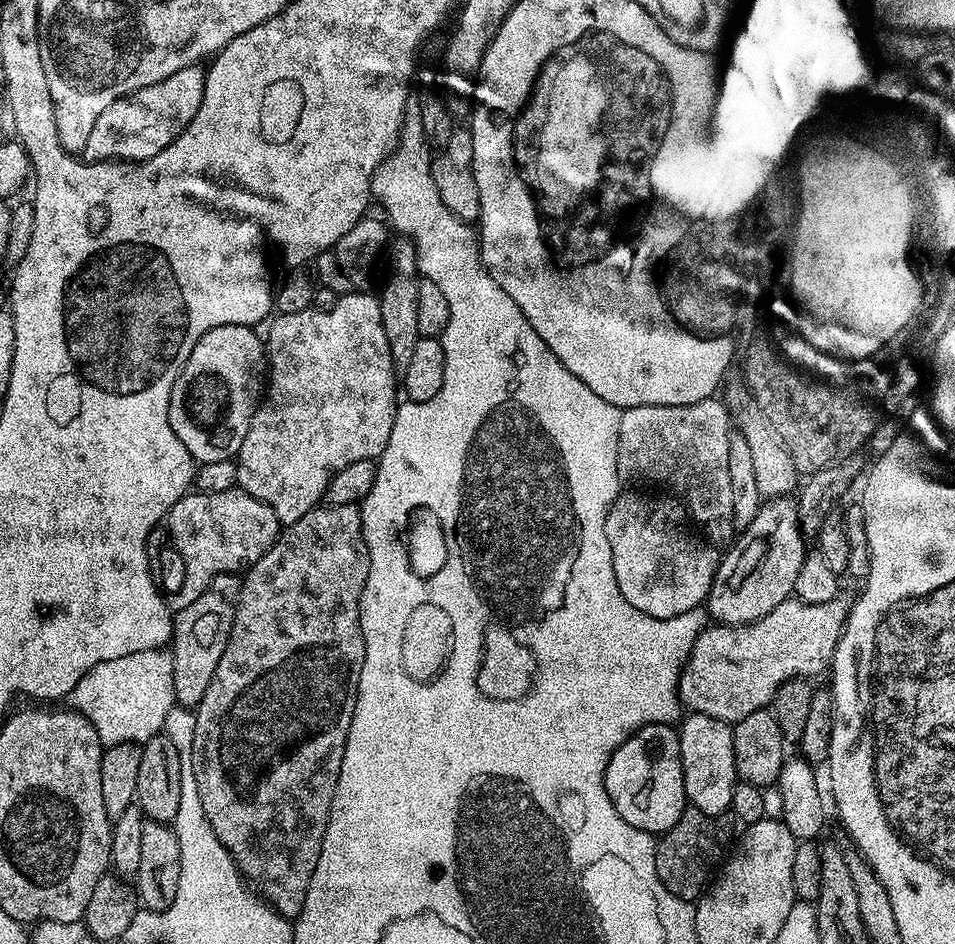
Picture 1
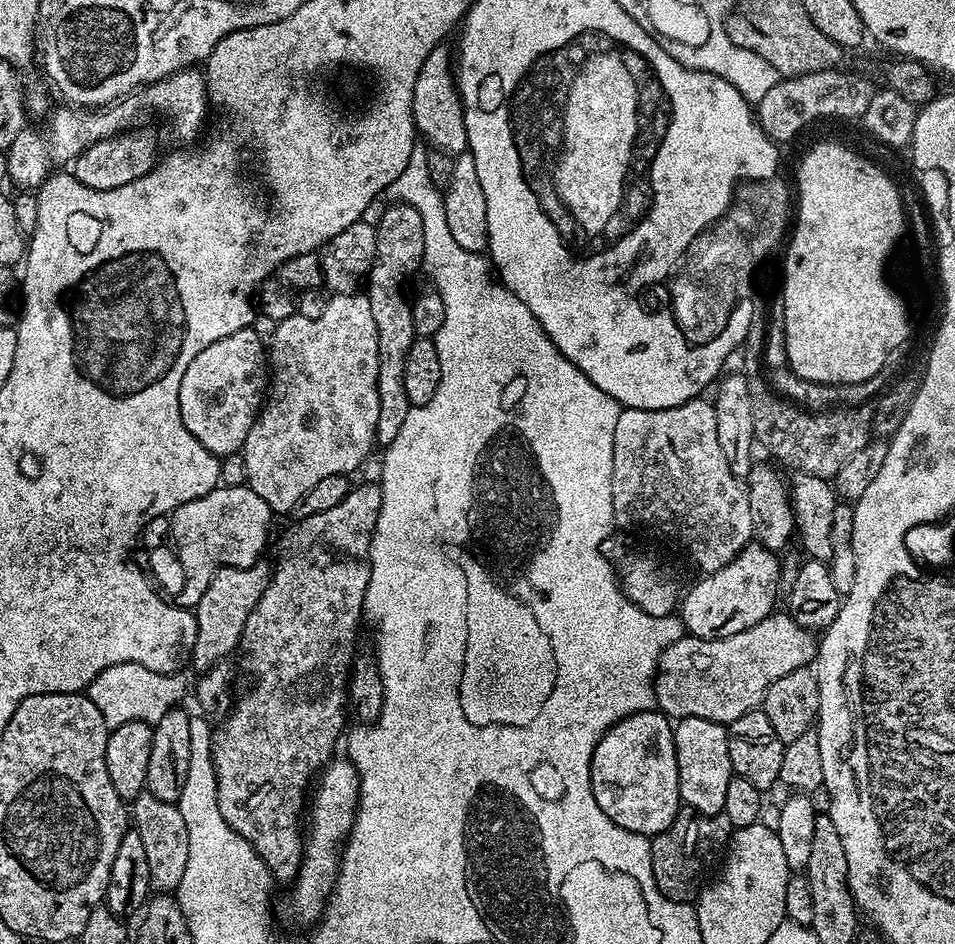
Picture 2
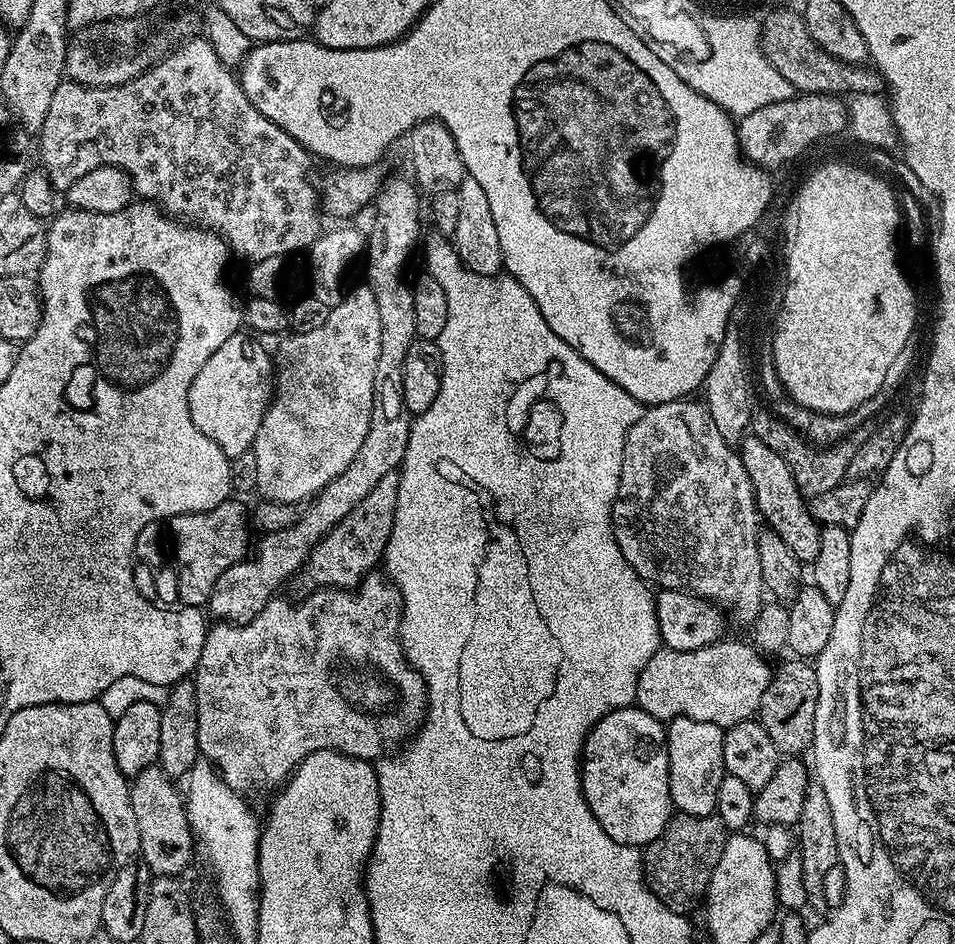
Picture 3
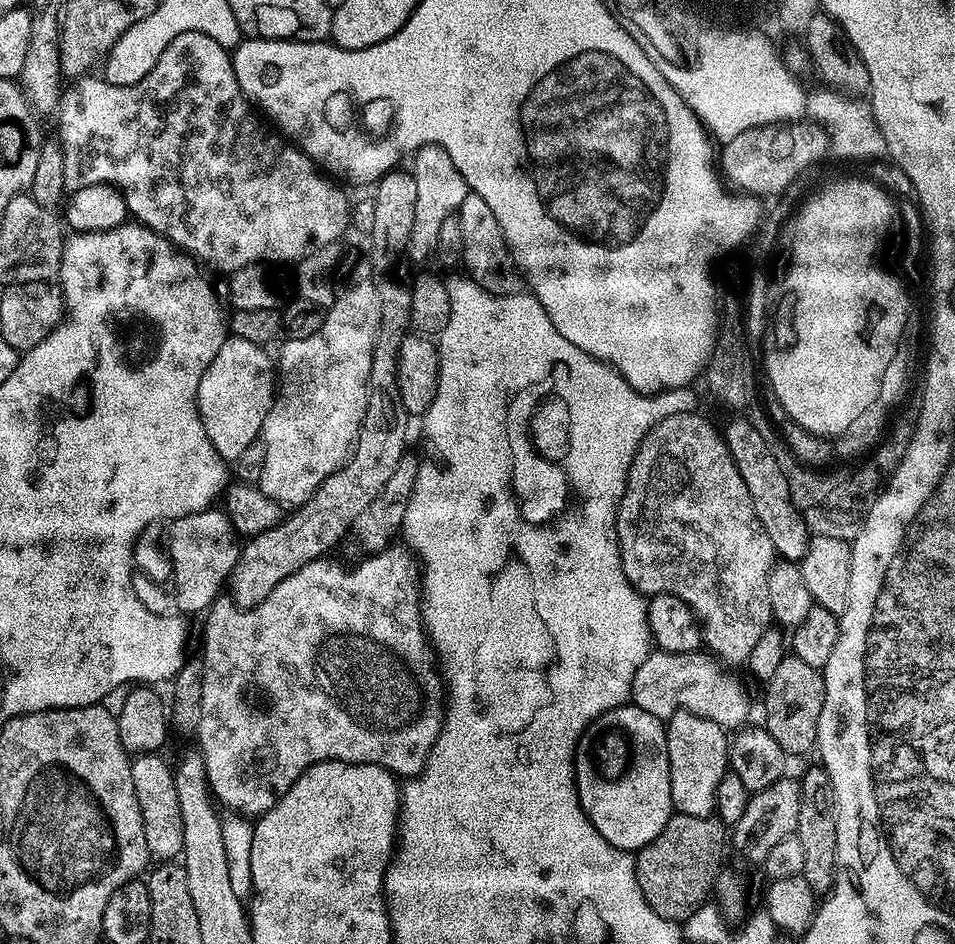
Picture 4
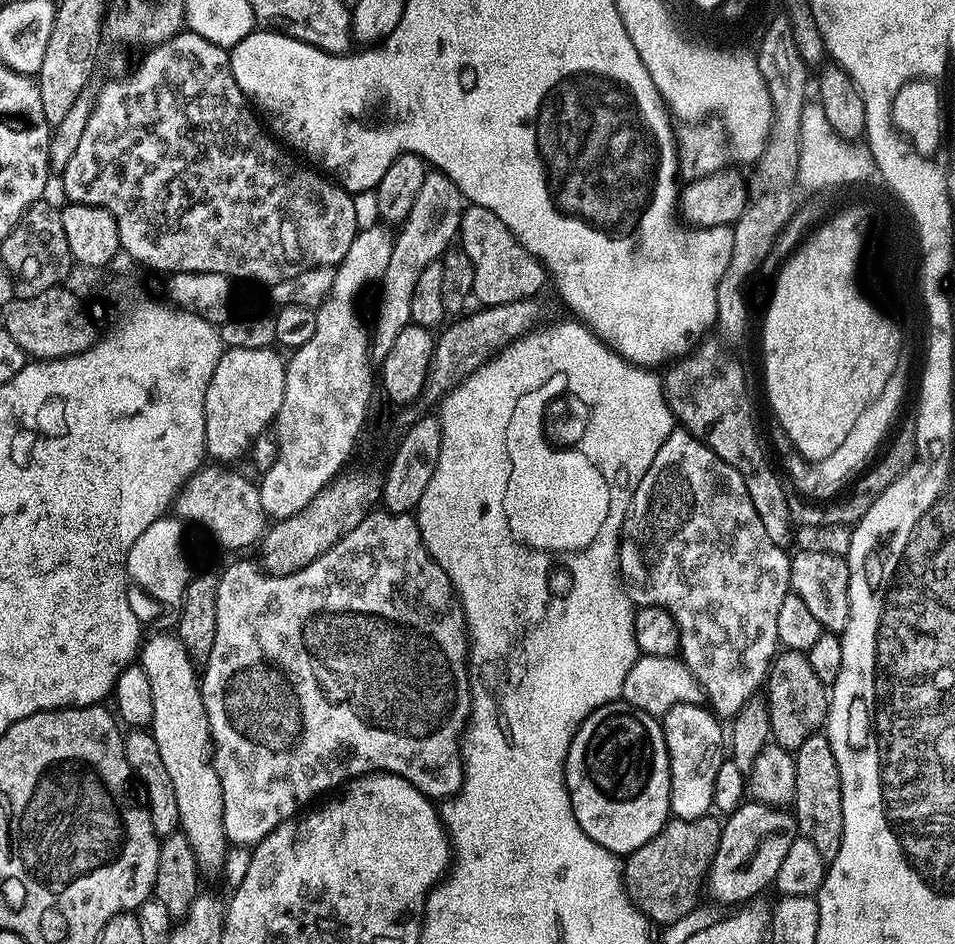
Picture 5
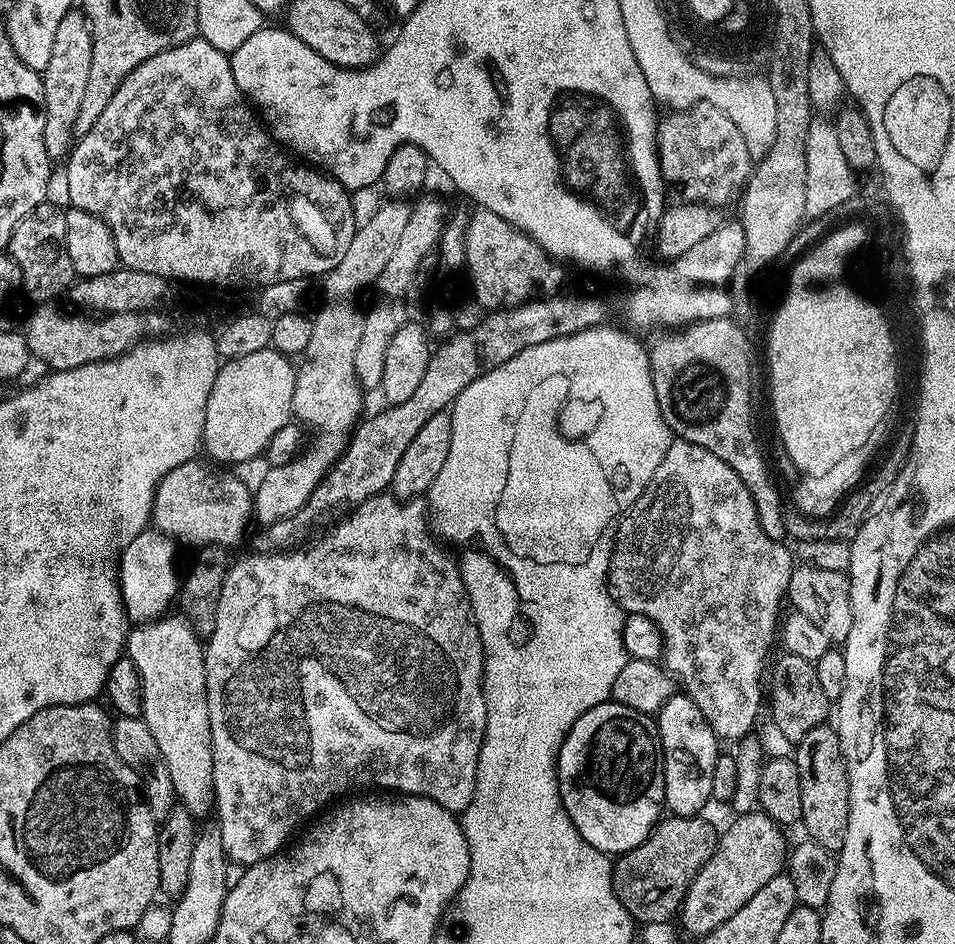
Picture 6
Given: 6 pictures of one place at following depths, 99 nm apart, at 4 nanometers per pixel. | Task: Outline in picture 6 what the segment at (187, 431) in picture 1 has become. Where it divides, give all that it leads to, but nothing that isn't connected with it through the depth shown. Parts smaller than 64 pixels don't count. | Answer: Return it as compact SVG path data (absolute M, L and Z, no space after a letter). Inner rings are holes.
M271 346L258 350L258 354L246 354L246 358L221 363L218 378L214 378L214 390L210 390L210 398L206 402L202 445L203 451L208 451L213 456L213 461L232 466L228 464L244 464L255 456L263 457L267 453L272 439L293 419L292 403L297 369L294 364L292 368L292 364L293 361L289 357Z

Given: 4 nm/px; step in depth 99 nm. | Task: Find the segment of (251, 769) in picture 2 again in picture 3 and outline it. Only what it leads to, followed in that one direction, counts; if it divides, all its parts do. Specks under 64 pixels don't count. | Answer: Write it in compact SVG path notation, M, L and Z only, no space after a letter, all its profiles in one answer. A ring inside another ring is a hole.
M399 471L386 474L386 478L382 478L382 482L378 482L370 490L370 494L366 494L366 498L362 498L362 502L358 502L354 510L350 510L350 514L342 518L342 522L338 522L338 526L331 528L313 546L312 553L302 569L302 576L312 583L313 589L351 590L375 569L372 568L375 564L377 567L381 563L384 547L390 538L390 530L394 526L399 481Z

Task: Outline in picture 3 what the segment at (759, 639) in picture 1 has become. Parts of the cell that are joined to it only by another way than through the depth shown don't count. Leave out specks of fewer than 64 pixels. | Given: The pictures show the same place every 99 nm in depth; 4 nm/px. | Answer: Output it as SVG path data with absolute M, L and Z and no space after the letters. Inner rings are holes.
M721 638L710 646L702 646L702 650L674 650L661 647L646 662L642 674L638 678L638 690L634 701L635 707L656 720L667 722L685 716L698 718L698 722L714 722L714 726L727 729L743 720L751 720L759 713L762 694L766 694L766 686L772 680L773 665L768 665L765 653L751 643L743 644L740 640Z

